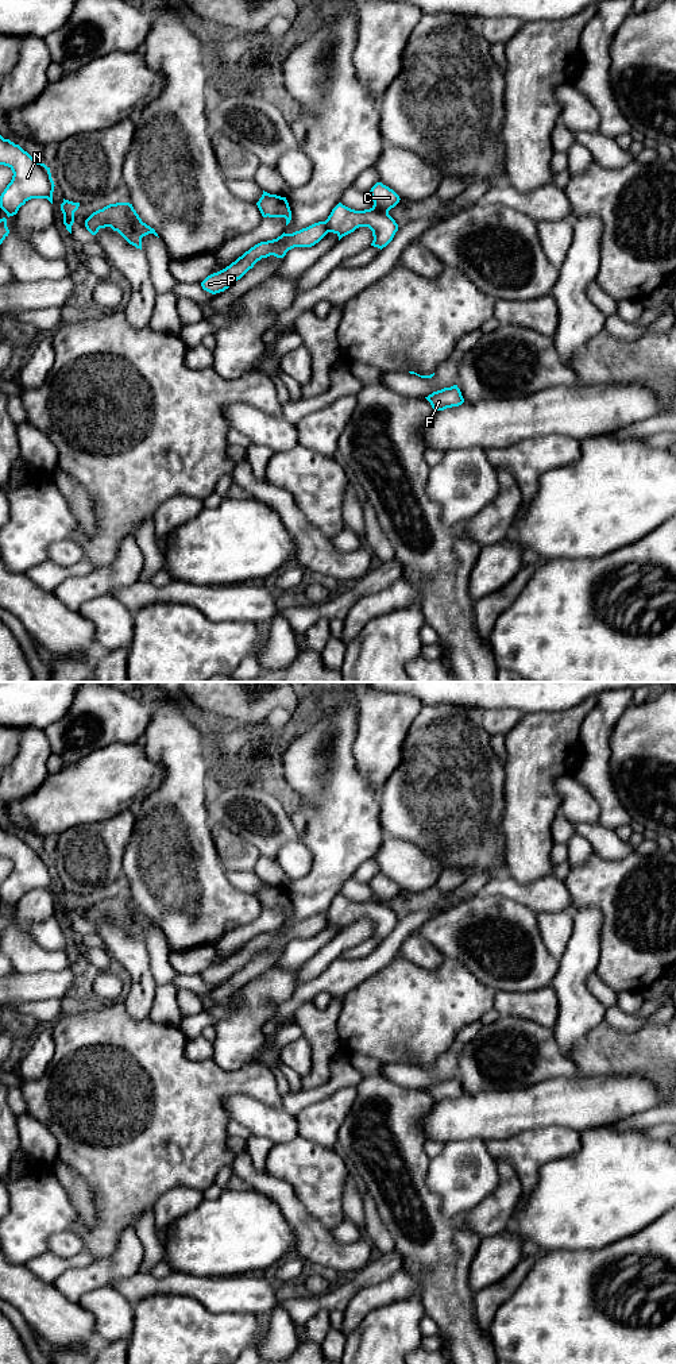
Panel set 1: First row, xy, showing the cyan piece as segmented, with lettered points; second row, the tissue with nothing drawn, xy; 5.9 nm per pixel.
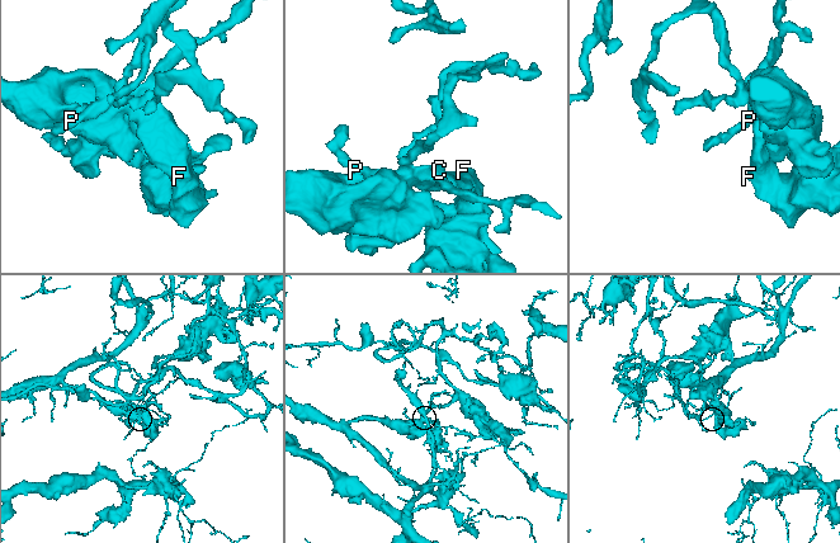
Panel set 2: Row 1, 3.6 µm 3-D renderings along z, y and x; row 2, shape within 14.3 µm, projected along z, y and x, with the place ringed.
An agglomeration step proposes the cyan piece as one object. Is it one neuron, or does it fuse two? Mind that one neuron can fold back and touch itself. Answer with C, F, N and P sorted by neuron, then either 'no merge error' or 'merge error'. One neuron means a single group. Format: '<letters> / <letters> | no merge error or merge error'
C F N / P | merge error

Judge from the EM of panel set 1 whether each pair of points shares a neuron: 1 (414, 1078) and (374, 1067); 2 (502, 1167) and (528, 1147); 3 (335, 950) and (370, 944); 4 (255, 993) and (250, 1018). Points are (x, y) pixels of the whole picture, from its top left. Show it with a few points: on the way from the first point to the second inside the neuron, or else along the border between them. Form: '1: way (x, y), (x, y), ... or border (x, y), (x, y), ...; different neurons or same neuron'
1: border (382, 1064), (378, 1072); different neurons
2: border (498, 1159), (510, 1163), (521, 1191); different neurons
3: border (370, 936), (347, 948), (339, 956); different neurons
4: border (234, 994), (247, 1004), (273, 1004), (275, 1006); different neurons

